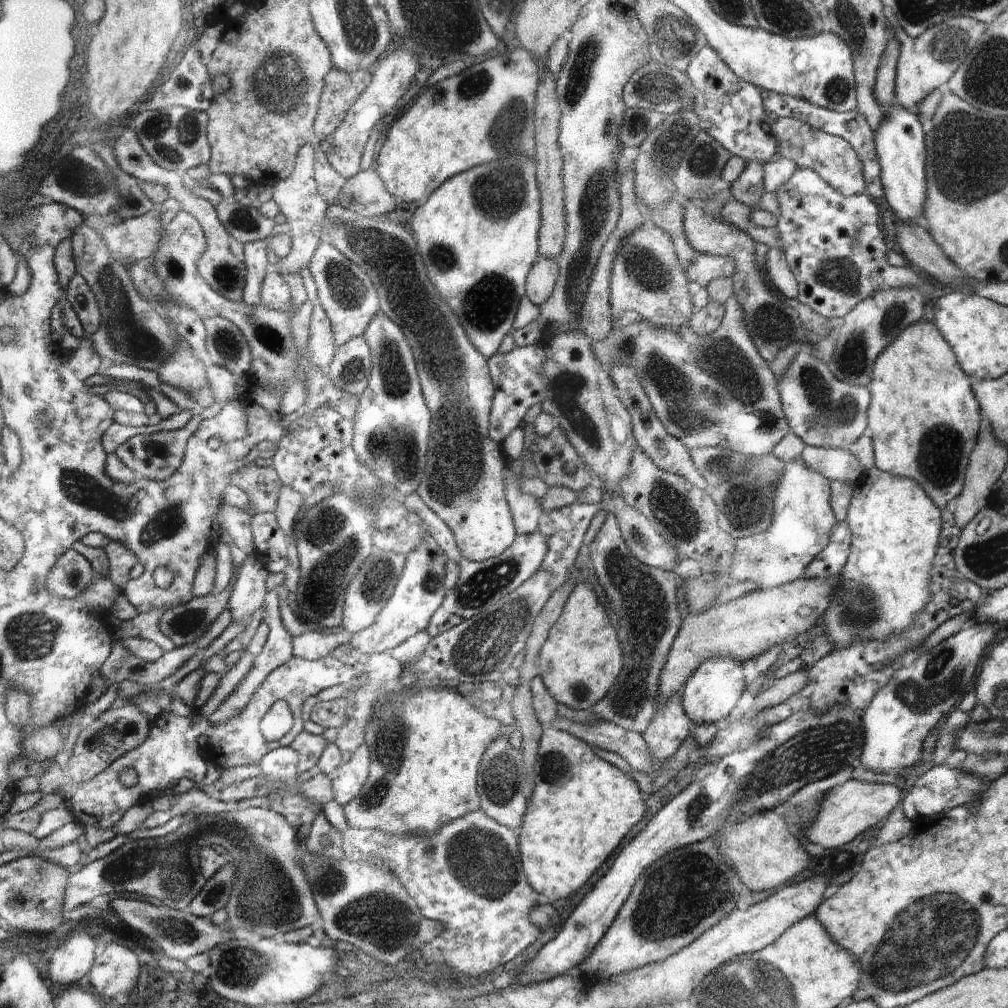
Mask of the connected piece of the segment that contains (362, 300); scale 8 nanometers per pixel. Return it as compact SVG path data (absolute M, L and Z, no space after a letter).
M320 242L311 258L310 272L317 286L317 301L329 316L337 347L365 334L366 327L380 310L380 294L374 290L373 279L331 243Z

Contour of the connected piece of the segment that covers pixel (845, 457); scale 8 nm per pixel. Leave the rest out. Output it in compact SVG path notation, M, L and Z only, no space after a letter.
M805 445L799 461L822 473L830 482L844 481L854 484L864 470L856 456L846 449Z

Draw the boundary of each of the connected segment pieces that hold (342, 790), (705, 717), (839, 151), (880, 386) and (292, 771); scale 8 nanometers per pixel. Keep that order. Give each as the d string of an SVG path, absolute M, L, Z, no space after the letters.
M361 744L354 754L342 762L332 776L334 800L344 806L362 790L369 775L370 757L368 745Z
M713 657L706 659L685 684L682 702L685 713L692 724L699 725L703 722L718 725L732 714L732 708L736 706L738 698L744 692L744 678L742 678L742 666L732 657Z
M780 117L771 126L771 131L777 138L777 156L789 158L796 163L798 169L812 169L817 172L826 184L842 196L866 194L863 164L844 137L829 135L792 117Z
M922 319L903 328L896 340L878 355L868 387L872 404L867 426L872 432L875 466L881 471L917 481L938 508L944 510L952 498L963 491L964 472L969 466L968 458L977 444L982 424L981 405L972 394L970 378L961 368L956 353L952 352L936 324Z
M286 745L270 751L266 760L262 760L260 768L266 776L288 778L290 786L296 786L296 776L298 776L296 764L298 764L298 752L290 745Z

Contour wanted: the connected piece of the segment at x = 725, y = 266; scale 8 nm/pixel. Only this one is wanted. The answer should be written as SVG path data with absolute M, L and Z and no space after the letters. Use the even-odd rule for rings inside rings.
M698 253L689 267L691 280L697 287L706 287L714 279L722 277L734 278L735 260L733 257Z

